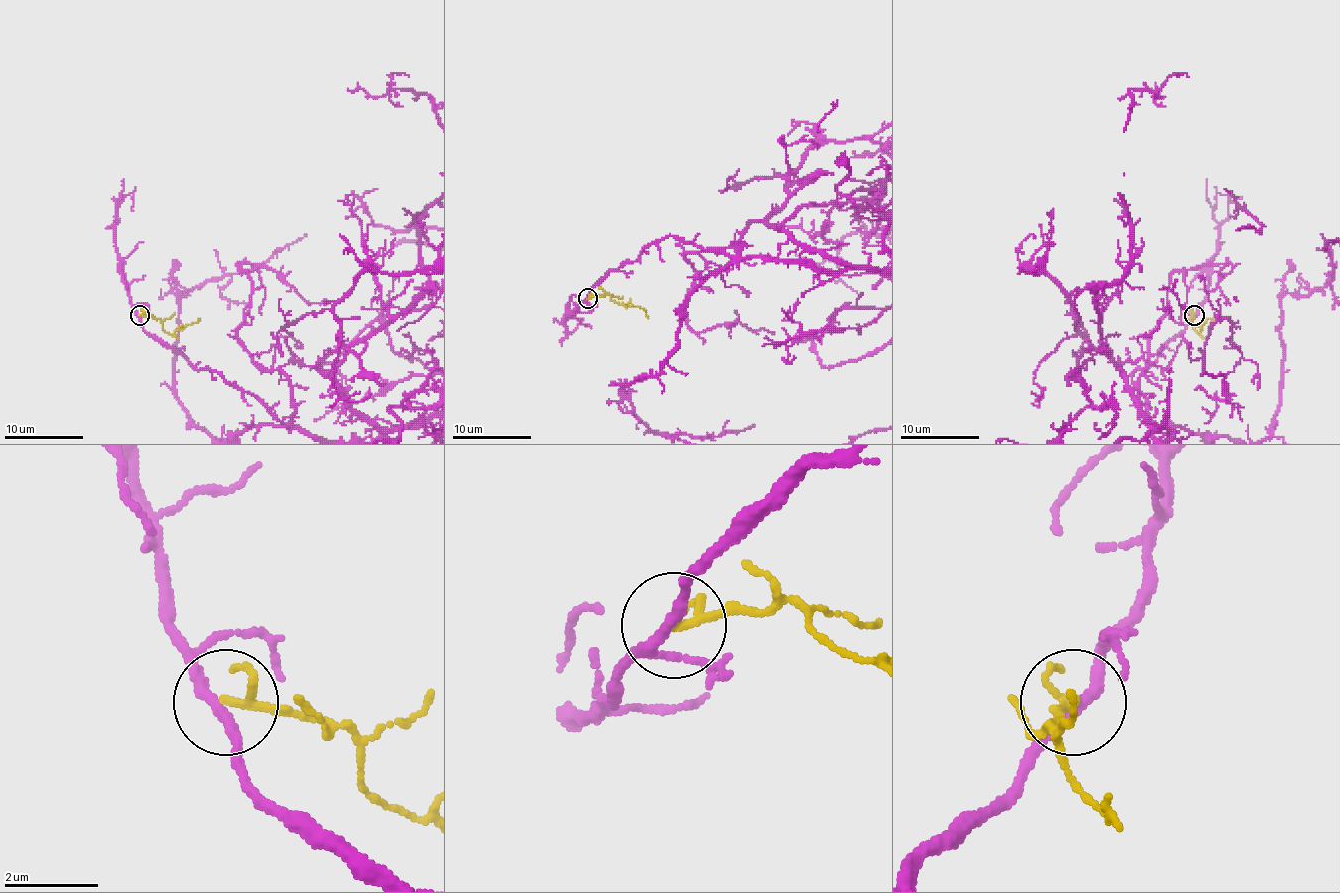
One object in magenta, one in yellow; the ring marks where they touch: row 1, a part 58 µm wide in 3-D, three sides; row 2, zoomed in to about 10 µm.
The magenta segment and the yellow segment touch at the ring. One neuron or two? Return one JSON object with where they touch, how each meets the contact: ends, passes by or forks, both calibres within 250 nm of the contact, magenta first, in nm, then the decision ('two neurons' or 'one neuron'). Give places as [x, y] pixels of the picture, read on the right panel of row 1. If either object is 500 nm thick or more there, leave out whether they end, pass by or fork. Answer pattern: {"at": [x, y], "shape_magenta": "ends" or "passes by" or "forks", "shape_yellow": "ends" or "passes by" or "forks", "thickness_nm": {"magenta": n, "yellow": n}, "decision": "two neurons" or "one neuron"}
{"at": [1194, 315], "shape_magenta": "passes by", "shape_yellow": "passes by", "thickness_nm": {"magenta": 260, "yellow": 130}, "decision": "two neurons"}

